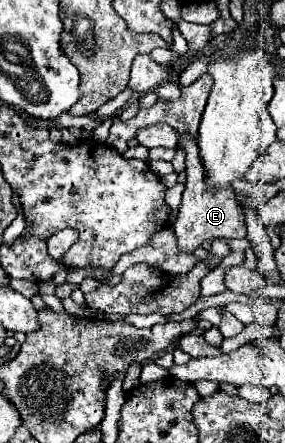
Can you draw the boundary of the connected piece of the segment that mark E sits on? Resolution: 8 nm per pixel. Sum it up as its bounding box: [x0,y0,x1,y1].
[172,136,246,252]

